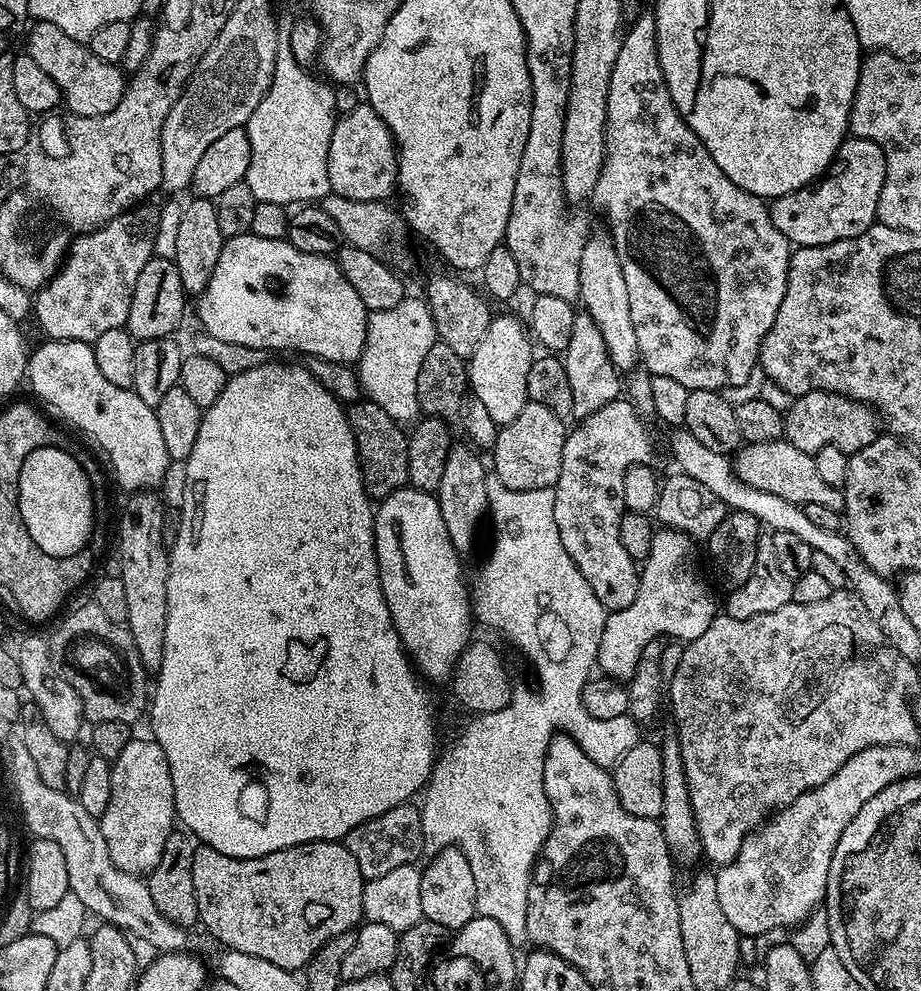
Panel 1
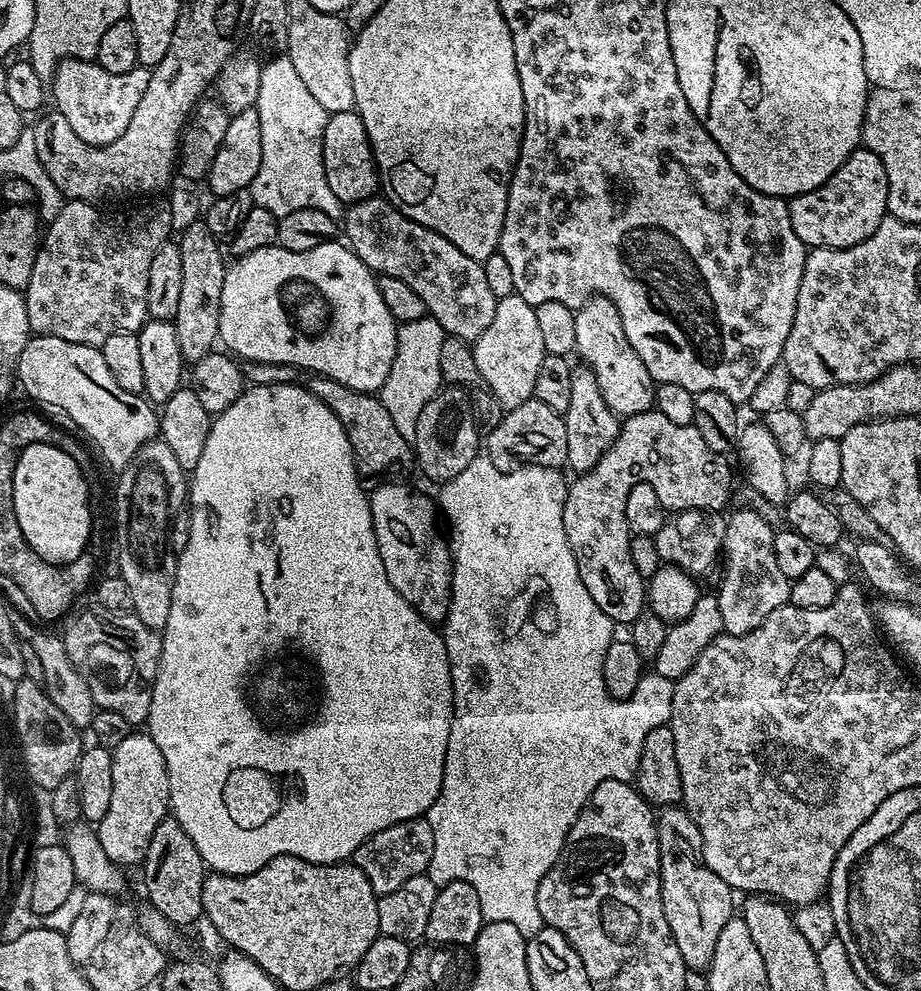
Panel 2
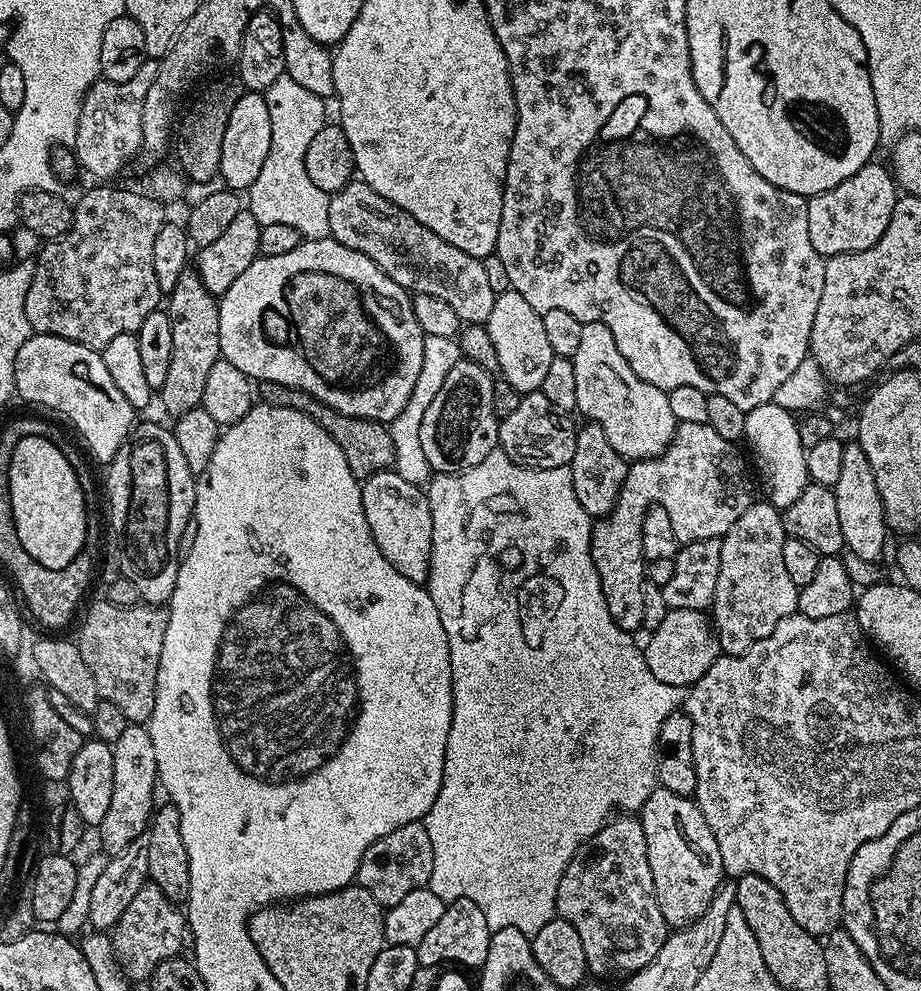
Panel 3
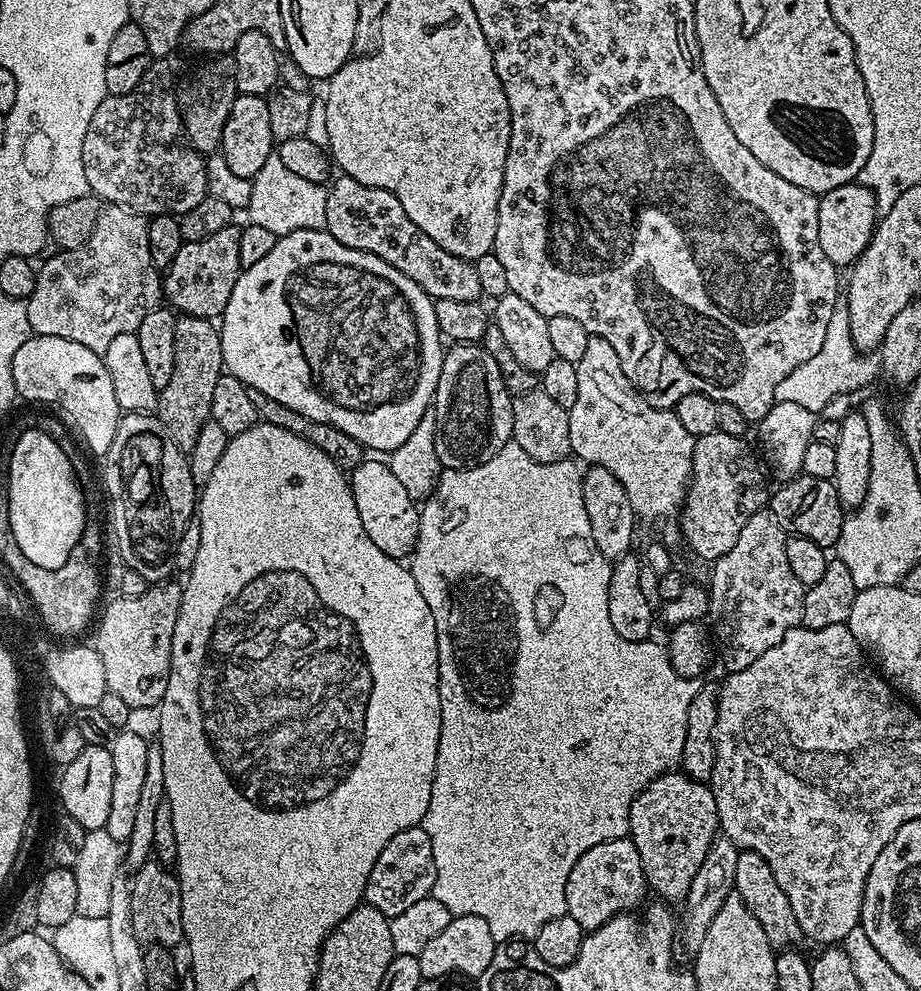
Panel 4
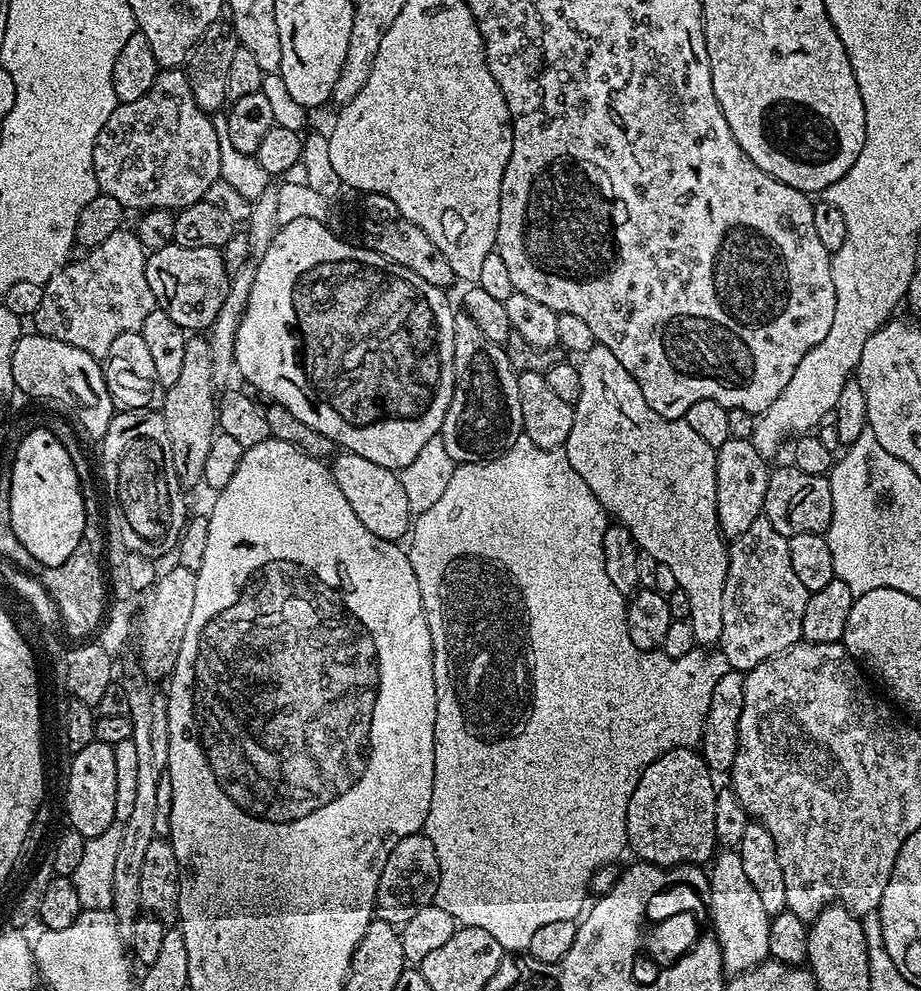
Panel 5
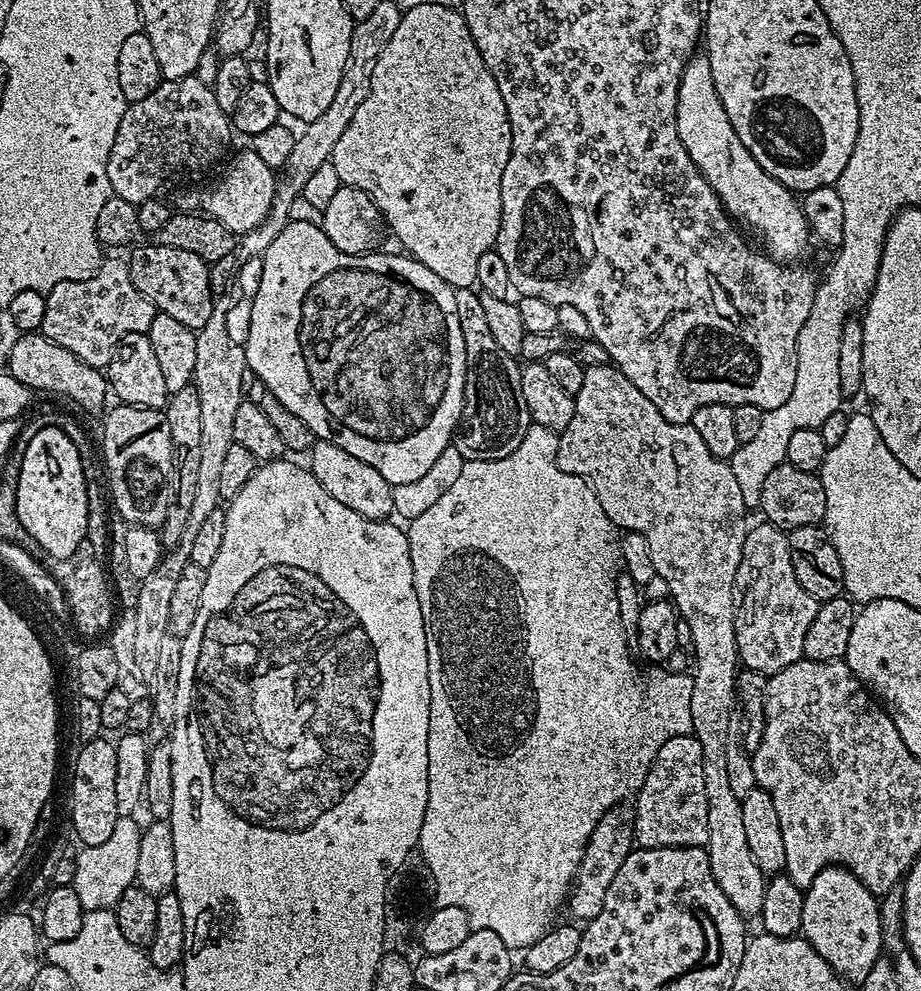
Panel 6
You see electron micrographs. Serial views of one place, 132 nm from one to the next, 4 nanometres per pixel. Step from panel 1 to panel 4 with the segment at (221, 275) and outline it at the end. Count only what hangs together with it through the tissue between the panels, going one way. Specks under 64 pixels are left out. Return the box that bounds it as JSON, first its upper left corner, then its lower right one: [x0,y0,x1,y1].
[218,230,446,454]

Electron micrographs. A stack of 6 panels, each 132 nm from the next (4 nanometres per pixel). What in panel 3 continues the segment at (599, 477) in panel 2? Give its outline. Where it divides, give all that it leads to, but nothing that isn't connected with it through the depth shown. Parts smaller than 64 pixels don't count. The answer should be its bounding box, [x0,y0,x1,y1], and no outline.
[592,422,754,634]

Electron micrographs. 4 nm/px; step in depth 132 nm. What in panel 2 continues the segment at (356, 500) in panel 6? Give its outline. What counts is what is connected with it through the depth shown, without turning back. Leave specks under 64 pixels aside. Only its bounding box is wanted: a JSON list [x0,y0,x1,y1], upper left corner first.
[371,482,452,622]

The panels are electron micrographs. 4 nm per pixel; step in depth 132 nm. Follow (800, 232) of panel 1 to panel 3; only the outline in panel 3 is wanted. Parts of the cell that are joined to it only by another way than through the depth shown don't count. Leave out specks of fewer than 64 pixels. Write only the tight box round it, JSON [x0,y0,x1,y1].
[807,162,898,257]

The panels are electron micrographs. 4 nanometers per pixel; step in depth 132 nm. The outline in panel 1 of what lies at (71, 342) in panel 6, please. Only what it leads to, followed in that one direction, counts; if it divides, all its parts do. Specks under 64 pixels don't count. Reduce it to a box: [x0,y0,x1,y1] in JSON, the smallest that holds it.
[34,206,160,344]

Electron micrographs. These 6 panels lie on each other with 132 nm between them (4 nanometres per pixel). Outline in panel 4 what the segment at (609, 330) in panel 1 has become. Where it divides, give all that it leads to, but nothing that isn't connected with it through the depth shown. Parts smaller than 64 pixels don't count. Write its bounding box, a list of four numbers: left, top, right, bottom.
[568,336,696,546]

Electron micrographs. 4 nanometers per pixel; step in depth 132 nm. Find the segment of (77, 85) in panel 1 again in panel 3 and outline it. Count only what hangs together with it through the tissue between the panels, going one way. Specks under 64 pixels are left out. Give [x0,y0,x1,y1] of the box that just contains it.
[74,58,160,182]

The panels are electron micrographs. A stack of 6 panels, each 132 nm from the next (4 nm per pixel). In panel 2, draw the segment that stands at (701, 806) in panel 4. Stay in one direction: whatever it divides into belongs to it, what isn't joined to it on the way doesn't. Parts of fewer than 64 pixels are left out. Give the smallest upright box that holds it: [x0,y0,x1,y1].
[656,806,734,970]

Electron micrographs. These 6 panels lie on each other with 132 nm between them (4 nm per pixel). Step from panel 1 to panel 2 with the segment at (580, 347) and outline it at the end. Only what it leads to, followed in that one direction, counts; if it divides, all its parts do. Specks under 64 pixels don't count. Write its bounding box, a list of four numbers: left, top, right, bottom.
[564,364,621,474]

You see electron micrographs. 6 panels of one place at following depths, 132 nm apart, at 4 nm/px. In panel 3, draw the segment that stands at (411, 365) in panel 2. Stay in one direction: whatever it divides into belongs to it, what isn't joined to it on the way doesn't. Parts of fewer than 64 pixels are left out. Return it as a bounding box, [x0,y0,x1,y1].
[390,336,461,485]

